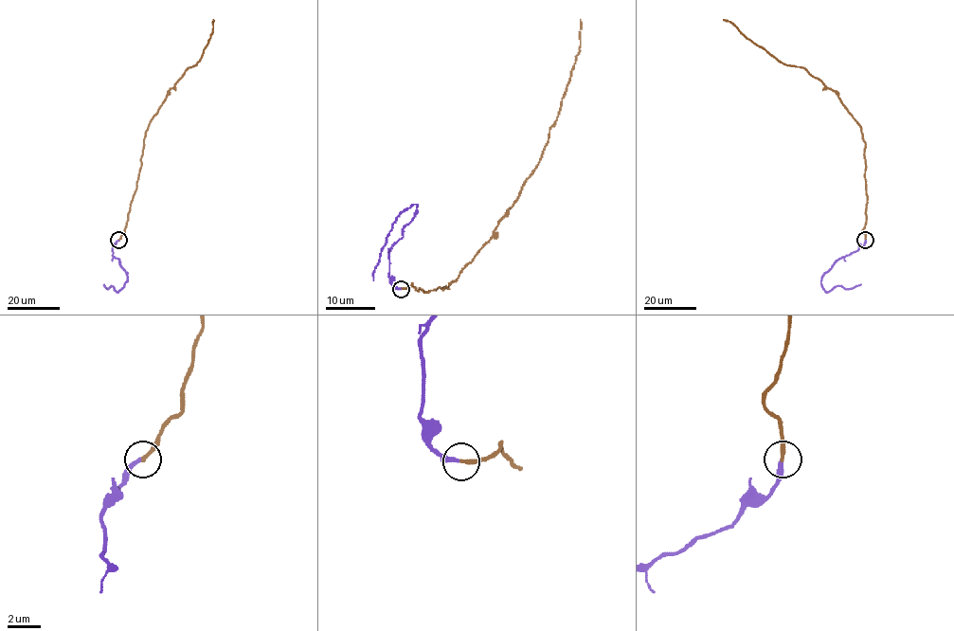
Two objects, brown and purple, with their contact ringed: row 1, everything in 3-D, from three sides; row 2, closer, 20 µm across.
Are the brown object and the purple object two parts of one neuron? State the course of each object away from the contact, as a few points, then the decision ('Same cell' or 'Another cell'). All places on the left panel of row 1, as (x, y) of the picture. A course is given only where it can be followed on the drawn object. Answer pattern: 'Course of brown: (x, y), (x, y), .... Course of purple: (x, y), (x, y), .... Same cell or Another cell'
Course of brown: (118, 240), (124, 231), (135, 189), (145, 133), (151, 119), (167, 93), (201, 59), (212, 32), (213, 19). Course of purple: (118, 240), (113, 256), (119, 260), (125, 271), (126, 282), (116, 292), (112, 286), (108, 289), (104, 284). Same cell

